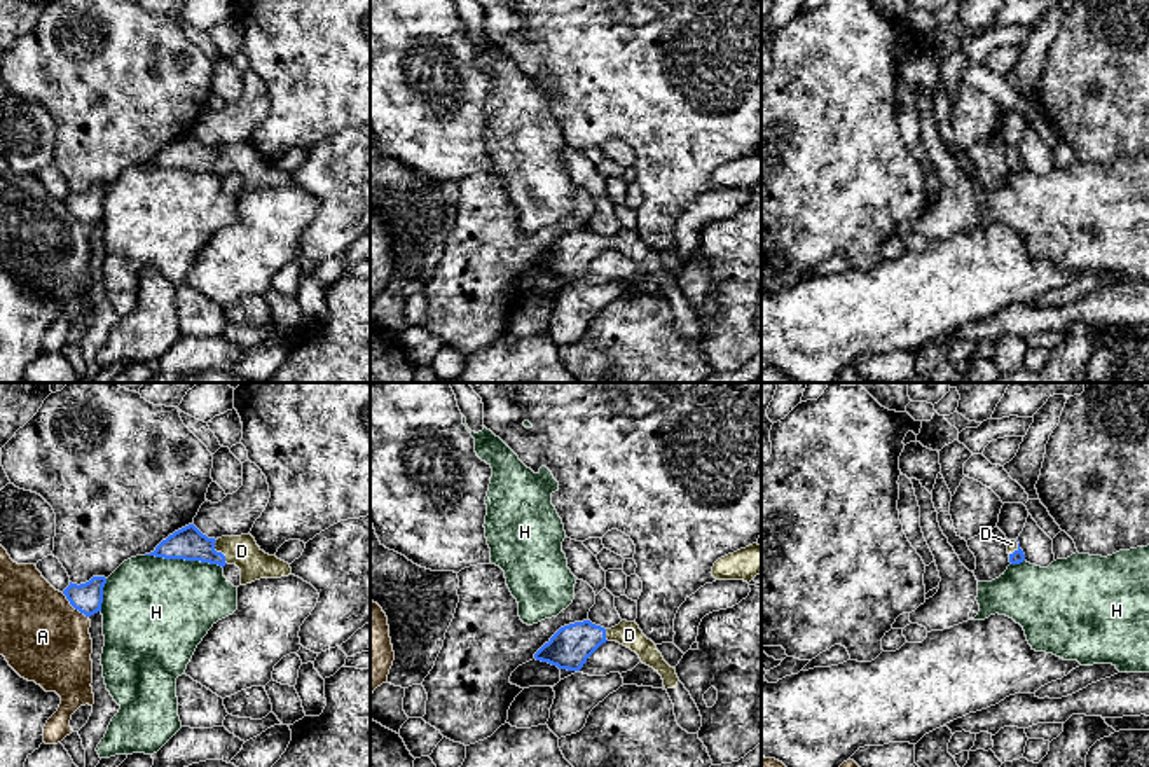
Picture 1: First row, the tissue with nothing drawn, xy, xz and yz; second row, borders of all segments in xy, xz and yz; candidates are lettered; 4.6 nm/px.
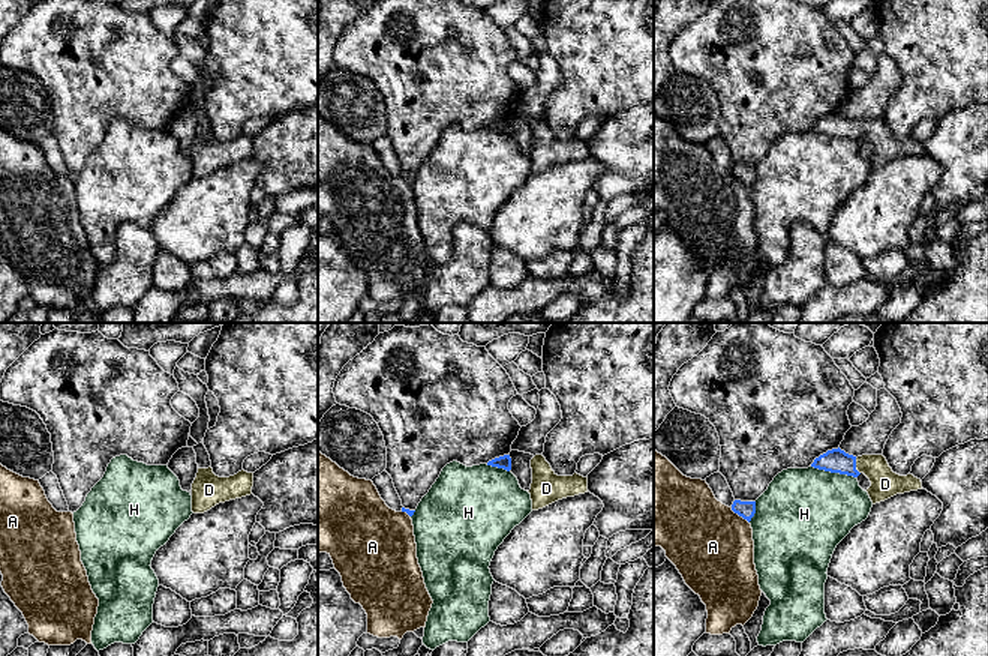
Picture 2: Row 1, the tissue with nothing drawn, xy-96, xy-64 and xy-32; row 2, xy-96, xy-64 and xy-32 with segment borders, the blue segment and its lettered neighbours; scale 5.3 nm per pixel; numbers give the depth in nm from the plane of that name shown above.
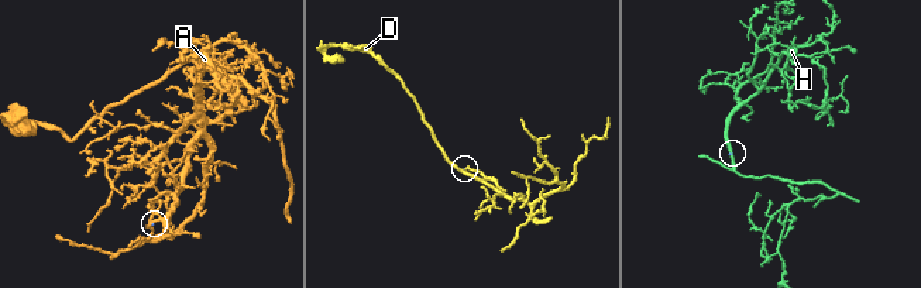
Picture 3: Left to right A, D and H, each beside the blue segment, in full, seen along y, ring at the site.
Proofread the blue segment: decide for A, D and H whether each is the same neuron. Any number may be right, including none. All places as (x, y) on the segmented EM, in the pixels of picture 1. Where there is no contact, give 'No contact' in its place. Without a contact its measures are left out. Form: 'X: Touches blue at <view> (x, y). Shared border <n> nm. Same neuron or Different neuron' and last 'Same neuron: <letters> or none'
A: Touches blue at xy (74, 607). Shared border 170 nm. Different neuron
D: Touches blue at xy (219, 552). Shared border 130 nm. Same neuron
H: Touches blue at xy (184, 558). Shared border 360 nm. Different neuron
Same neuron: D

